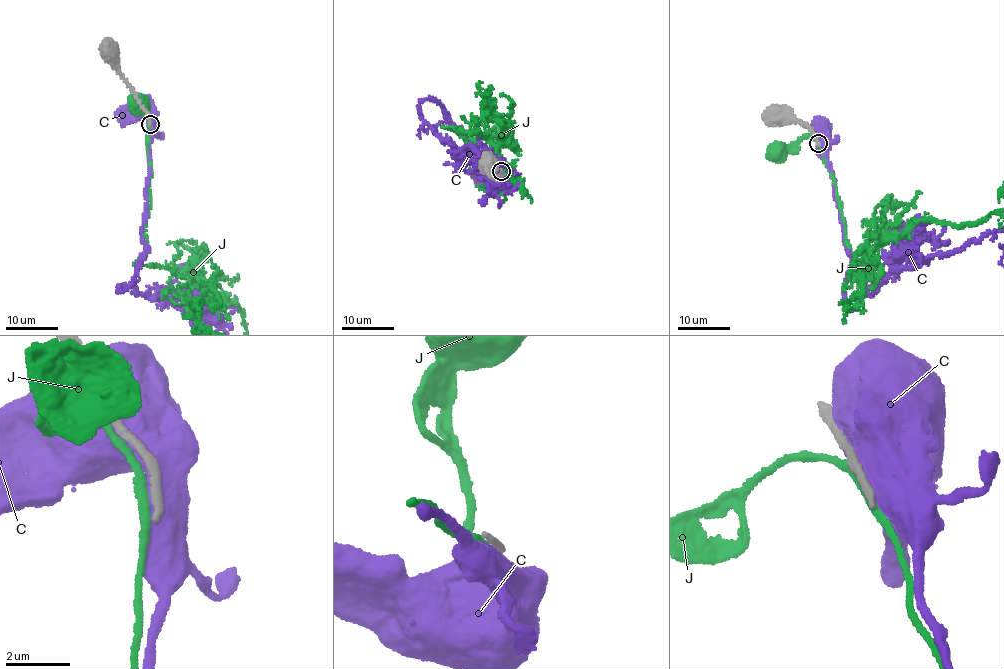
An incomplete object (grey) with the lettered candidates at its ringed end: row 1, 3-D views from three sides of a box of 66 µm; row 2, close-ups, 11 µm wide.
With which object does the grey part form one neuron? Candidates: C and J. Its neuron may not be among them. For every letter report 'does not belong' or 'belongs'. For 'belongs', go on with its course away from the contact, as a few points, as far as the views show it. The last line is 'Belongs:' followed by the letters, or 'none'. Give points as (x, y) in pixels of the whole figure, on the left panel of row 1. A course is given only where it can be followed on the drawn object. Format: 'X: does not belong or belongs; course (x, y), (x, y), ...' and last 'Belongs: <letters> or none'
C: does not belong
J: does not belong
Belongs: none

